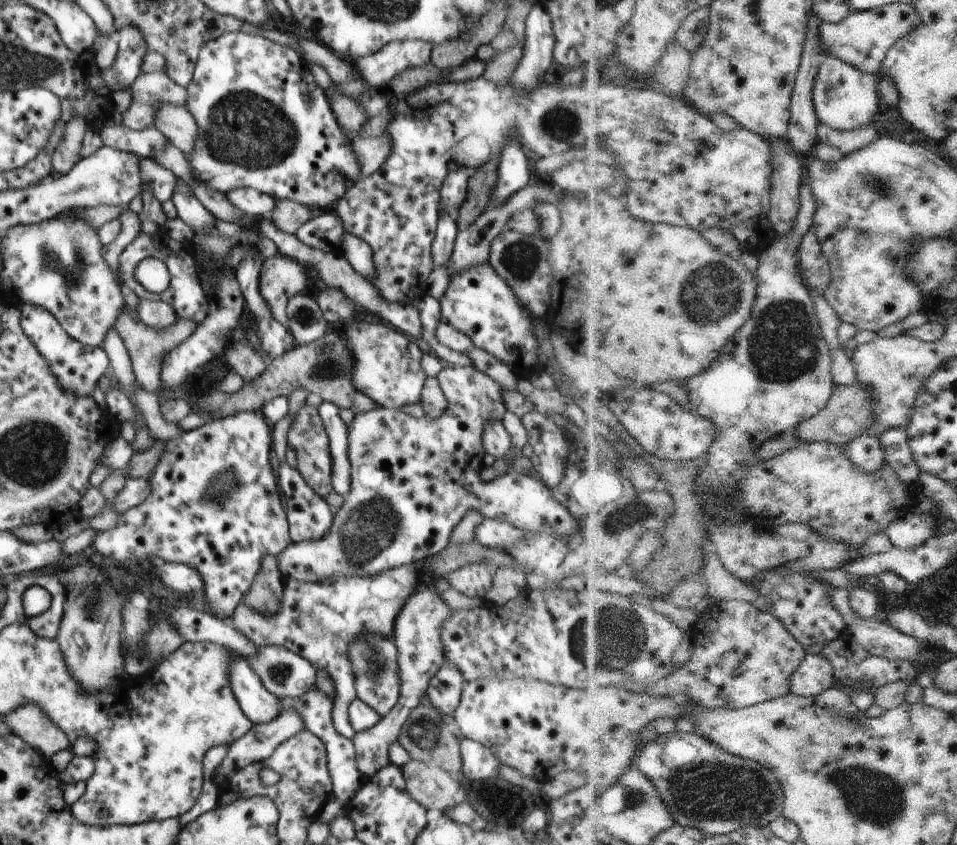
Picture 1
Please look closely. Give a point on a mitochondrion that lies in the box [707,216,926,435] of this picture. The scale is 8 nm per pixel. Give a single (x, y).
(783, 345)

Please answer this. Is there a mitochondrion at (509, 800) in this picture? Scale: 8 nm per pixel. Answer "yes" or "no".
no

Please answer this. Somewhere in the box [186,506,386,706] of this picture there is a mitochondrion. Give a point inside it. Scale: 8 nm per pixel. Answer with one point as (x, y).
(279, 673)

